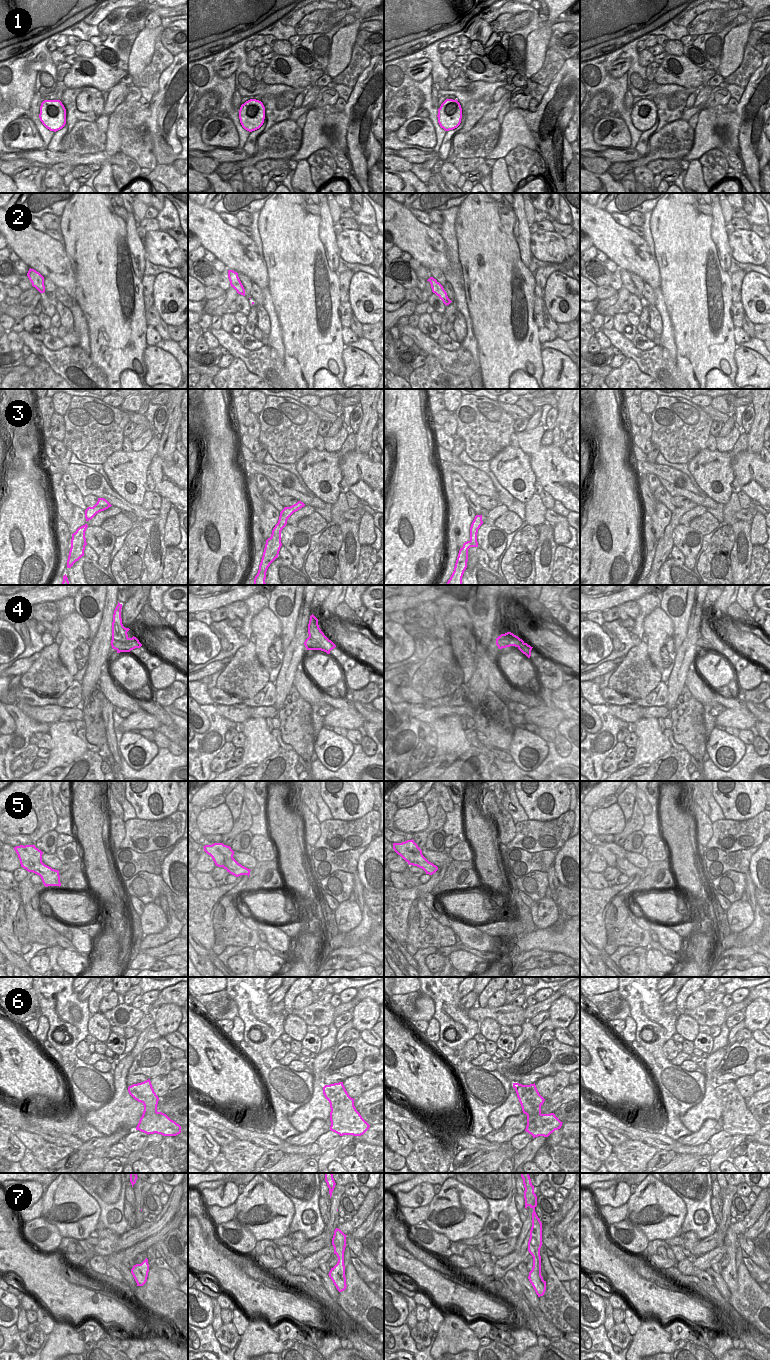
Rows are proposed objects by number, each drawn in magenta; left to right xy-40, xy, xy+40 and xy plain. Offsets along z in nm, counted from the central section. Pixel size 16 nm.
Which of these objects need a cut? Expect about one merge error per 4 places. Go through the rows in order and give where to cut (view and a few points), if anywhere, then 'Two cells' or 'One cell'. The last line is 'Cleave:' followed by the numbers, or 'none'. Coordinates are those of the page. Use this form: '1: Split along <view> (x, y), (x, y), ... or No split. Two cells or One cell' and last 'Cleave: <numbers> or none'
1: No split. One cell
2: No split. One cell
3: No split. One cell
4: Split along xy-40 (135, 637), (128, 642), (121, 642), (112, 638). Two cells
5: Split along xy+40 (422, 854), (415, 857), (412, 862), (408, 862). Two cells
6: No split. One cell
7: Split along xy+40 (533, 1259), (536, 1259), (540, 1264). Two cells
Cleave: 4, 5, 7

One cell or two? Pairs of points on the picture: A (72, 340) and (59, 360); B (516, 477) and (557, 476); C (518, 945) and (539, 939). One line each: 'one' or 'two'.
A: two
B: two
C: one

